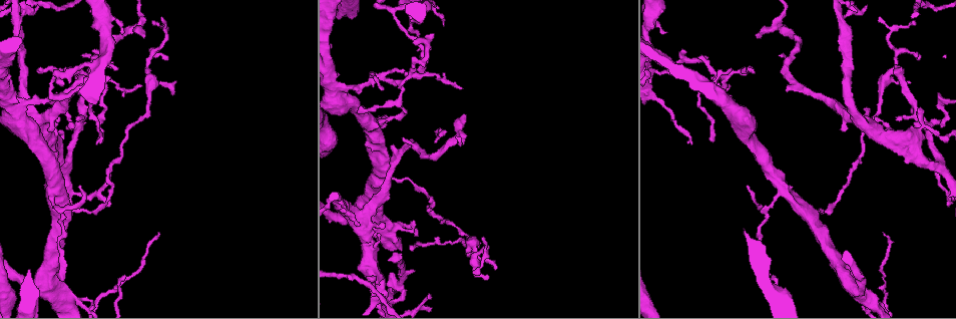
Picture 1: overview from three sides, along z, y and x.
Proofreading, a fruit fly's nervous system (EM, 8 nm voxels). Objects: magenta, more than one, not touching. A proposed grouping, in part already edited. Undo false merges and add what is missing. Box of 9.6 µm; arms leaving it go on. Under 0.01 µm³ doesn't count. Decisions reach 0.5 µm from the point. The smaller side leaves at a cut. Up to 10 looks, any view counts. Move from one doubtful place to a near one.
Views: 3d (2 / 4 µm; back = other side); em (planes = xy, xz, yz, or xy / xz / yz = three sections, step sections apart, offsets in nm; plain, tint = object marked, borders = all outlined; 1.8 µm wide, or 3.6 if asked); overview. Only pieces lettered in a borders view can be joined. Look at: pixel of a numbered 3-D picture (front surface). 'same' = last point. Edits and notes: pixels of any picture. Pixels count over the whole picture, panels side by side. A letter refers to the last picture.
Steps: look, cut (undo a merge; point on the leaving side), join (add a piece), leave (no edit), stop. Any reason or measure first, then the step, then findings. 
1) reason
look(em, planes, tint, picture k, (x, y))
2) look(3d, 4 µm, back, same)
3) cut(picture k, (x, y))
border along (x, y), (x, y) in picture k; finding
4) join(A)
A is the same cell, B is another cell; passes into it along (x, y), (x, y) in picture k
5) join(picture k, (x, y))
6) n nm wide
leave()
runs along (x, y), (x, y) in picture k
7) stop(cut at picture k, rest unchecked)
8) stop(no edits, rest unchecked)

free end
look(3d, 2 µm, picture 1, (476, 275))

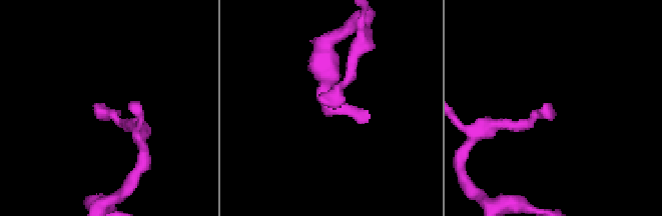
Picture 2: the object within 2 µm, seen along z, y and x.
look(em, xz, step 4, borders, picture 2, (327, 105))

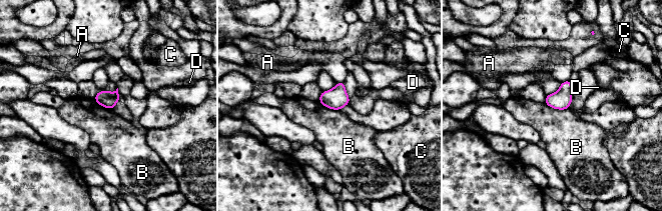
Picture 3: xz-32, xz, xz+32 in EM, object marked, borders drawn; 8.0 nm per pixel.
130 nm wide
leave()
A, B, C and D are other cells; border along (544, 102), (554, 108), (568, 109) in picture 3; none of them fits

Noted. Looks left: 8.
arms part here
look(em, planes, tint, picture 1, (356, 218))

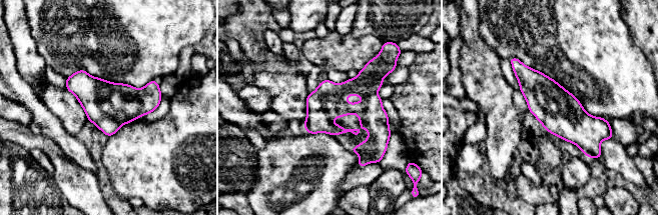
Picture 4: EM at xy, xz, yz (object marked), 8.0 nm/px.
look(em, planes, borders, same)

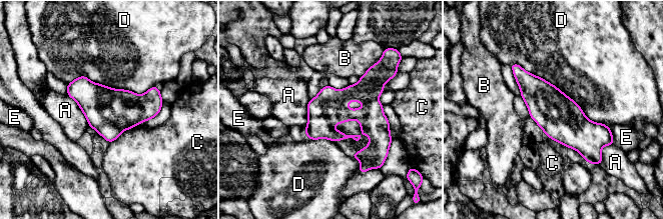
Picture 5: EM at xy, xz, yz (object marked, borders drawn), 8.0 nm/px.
D touches over 900 nm
leave()
A, B, C, D and E are other cells; border along (510, 64), (604, 124) in picture 5; all the same cell

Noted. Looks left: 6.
four arms meet
look(em, planes, borders, picture 1, (401, 81))

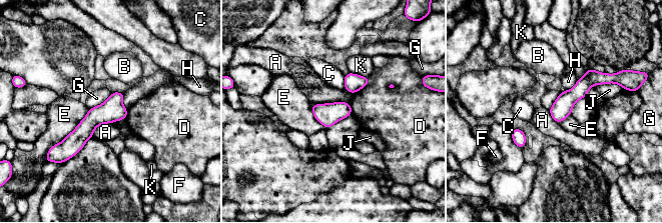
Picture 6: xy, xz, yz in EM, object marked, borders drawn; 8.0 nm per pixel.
E touches over 460 nm
leave()
A, B, C, D, E, F, G, H, J and K are other cells; one cell here

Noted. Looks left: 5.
three arms meet
look(3d, 4 µm, picture 1, (808, 213))

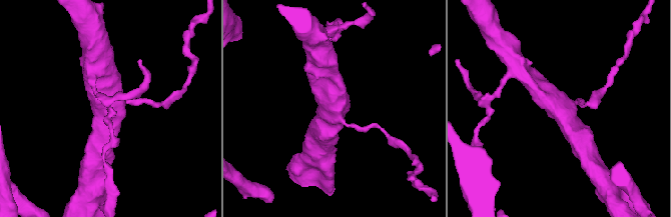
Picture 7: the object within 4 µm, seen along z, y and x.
shape alone is not enough
look(em, xz, step 8, borders, picture 7, (334, 107))

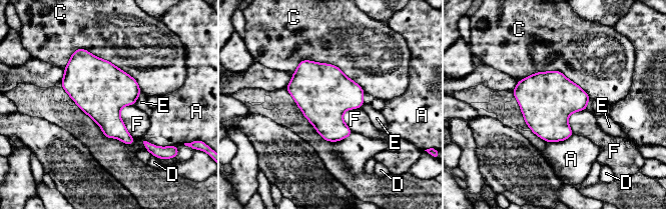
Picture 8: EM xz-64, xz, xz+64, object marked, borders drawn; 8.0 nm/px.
leave()
A, C, D, E and F are other cells; border along (126, 104), (120, 119), (135, 139) in picture 8; continuous, no second cell

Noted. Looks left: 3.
stop(no edits, rest unchecked)

